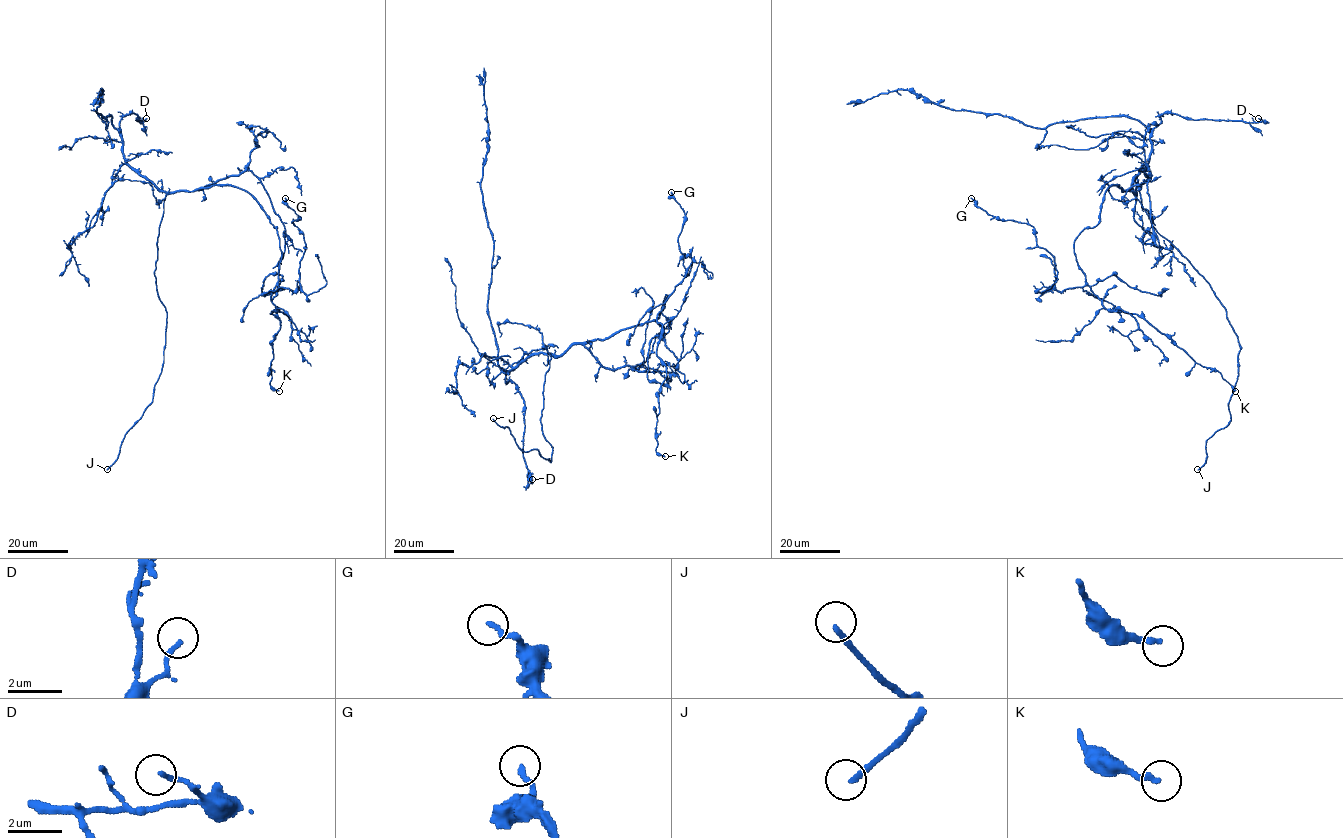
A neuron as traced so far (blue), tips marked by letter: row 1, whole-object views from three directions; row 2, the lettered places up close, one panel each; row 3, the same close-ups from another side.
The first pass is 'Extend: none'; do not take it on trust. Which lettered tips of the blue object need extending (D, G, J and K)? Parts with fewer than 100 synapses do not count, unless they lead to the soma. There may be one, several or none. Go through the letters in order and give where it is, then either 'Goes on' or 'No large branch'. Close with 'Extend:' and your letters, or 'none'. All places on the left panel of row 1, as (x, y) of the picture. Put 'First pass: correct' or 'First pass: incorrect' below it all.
D: Place: (146, 118). No large branch
G: Place: (285, 198). No large branch
J: Place: (107, 469). Goes on
K: Place: (279, 391). No large branch
Extend: J
First pass: incorrect

